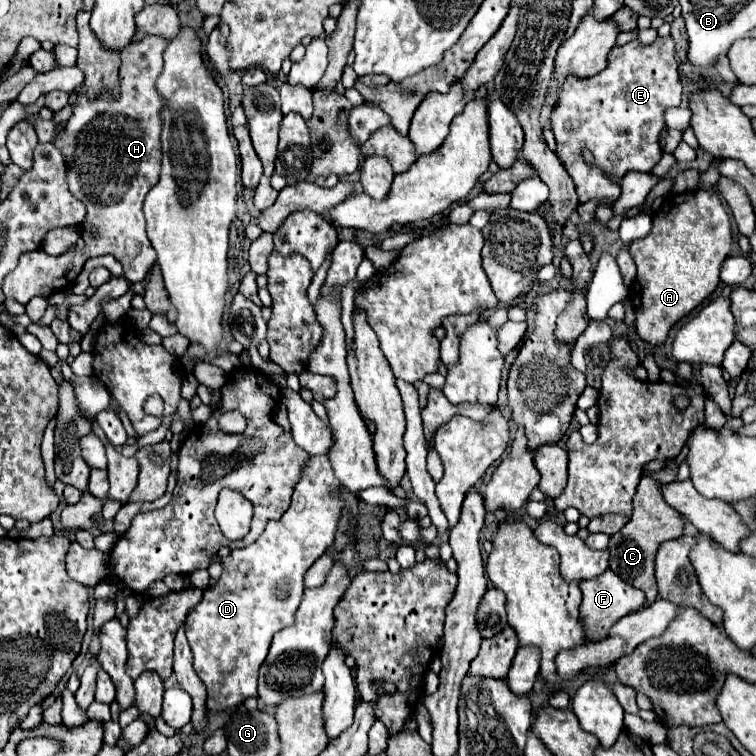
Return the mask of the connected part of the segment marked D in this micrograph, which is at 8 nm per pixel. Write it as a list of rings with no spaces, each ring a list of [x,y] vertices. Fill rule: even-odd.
[[[311,456],[309,466],[303,472],[301,482],[295,486],[293,502],[289,510],[277,522],[269,522],[263,534],[247,548],[233,550],[231,556],[221,560],[223,574],[215,586],[207,588],[201,602],[187,612],[185,636],[193,650],[193,668],[201,676],[207,688],[207,710],[221,712],[243,704],[247,698],[257,696],[257,672],[263,664],[271,638],[277,630],[291,626],[295,612],[303,596],[303,576],[313,566],[313,562],[333,544],[337,522],[341,518],[343,502],[337,500],[339,480],[333,474],[329,456]]]

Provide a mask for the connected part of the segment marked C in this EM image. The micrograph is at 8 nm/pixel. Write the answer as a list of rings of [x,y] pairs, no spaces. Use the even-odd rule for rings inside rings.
[[[649,476],[641,478],[641,482],[637,486],[637,494],[633,498],[633,514],[631,514],[629,522],[615,536],[611,536],[611,542],[609,542],[611,570],[621,580],[625,580],[631,586],[645,592],[645,598],[647,598],[645,606],[653,604],[657,598],[657,582],[653,576],[653,566],[655,566],[655,554],[657,554],[659,544],[665,540],[679,538],[685,528],[685,520],[681,518],[679,512],[675,512],[673,508],[669,508],[669,504],[665,504],[659,488],[661,488],[661,484],[655,482],[653,478],[649,478]]]

